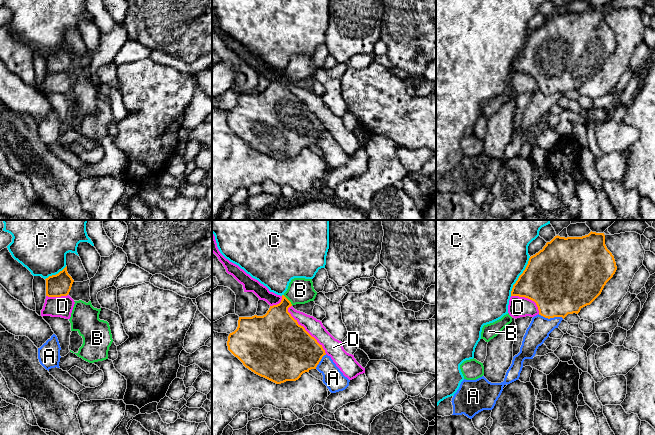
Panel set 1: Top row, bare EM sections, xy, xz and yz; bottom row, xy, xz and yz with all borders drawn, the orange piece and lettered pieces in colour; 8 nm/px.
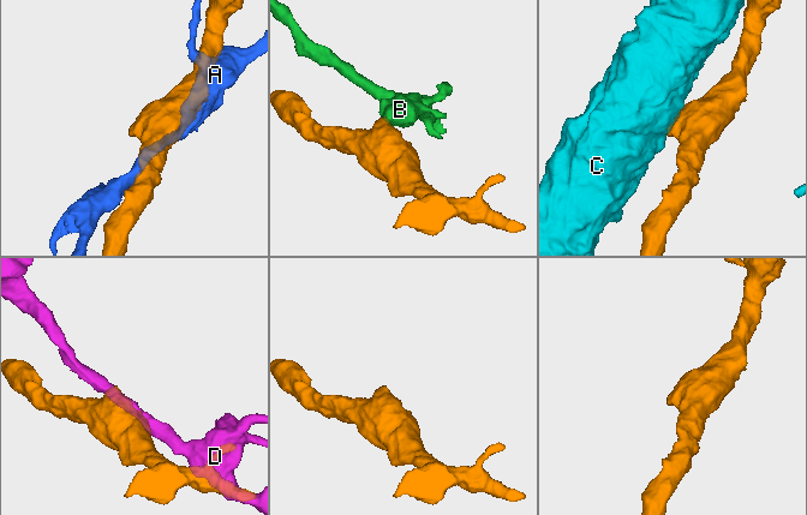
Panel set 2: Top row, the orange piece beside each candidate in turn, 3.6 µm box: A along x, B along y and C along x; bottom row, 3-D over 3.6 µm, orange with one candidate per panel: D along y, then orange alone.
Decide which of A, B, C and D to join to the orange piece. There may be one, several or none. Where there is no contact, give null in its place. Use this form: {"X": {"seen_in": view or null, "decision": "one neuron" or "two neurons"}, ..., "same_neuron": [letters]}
{"A": {"seen_in": "yz", "decision": "two neurons"}, "B": {"seen_in": "xz", "decision": "one neuron"}, "C": {"seen_in": "yz", "decision": "two neurons"}, "D": {"seen_in": "xz", "decision": "two neurons"}, "same_neuron": ["B"]}

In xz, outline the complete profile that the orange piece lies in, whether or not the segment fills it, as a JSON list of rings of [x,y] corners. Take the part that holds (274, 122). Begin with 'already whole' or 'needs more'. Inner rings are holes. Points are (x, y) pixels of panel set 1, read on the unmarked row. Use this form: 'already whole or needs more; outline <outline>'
needs more; outline [[[292,55],[281,78],[270,82],[265,91],[239,93],[237,105],[228,112],[228,126],[246,144],[276,160],[296,157],[303,149],[316,145],[325,126],[288,88],[293,81],[314,77],[316,71],[312,55]]]

